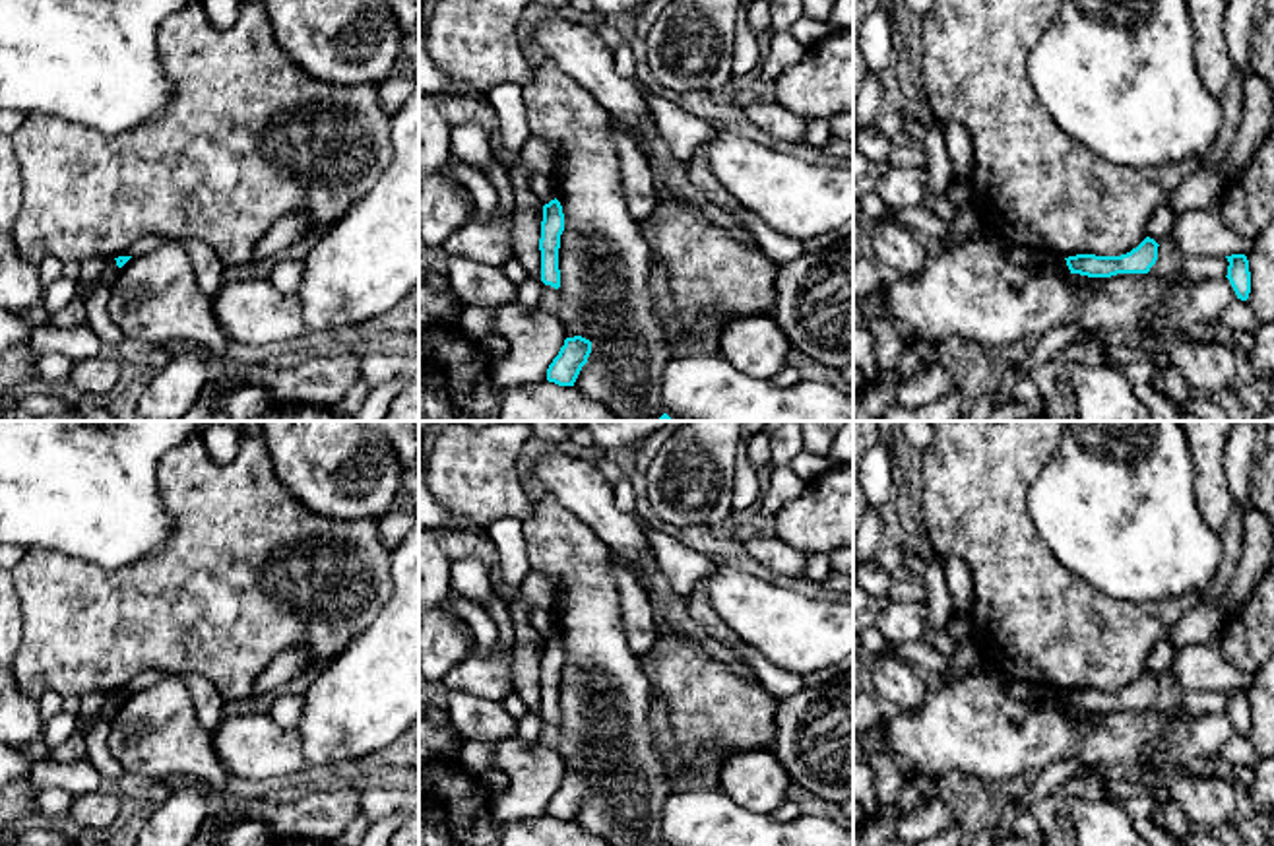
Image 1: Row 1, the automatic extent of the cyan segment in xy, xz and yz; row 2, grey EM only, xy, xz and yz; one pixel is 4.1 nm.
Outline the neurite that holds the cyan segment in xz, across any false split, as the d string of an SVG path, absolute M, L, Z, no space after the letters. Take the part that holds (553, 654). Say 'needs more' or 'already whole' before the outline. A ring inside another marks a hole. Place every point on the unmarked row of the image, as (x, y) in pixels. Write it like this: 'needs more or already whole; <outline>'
already whole; M555 633L543 640L539 673L541 716L555 724L560 722L558 683L562 666L564 666L564 648L560 636Z

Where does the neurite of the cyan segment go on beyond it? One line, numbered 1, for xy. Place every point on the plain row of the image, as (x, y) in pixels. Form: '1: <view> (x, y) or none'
1: none

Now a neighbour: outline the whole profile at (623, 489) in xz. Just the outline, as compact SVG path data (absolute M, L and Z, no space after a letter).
M622 475L615 485L613 485L613 495L615 495L615 504L628 512L634 514L636 508L636 497L634 497L634 485L630 477Z

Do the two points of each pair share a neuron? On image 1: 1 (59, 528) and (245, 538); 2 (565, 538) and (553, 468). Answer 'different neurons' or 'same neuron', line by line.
1: different neurons
2: different neurons

